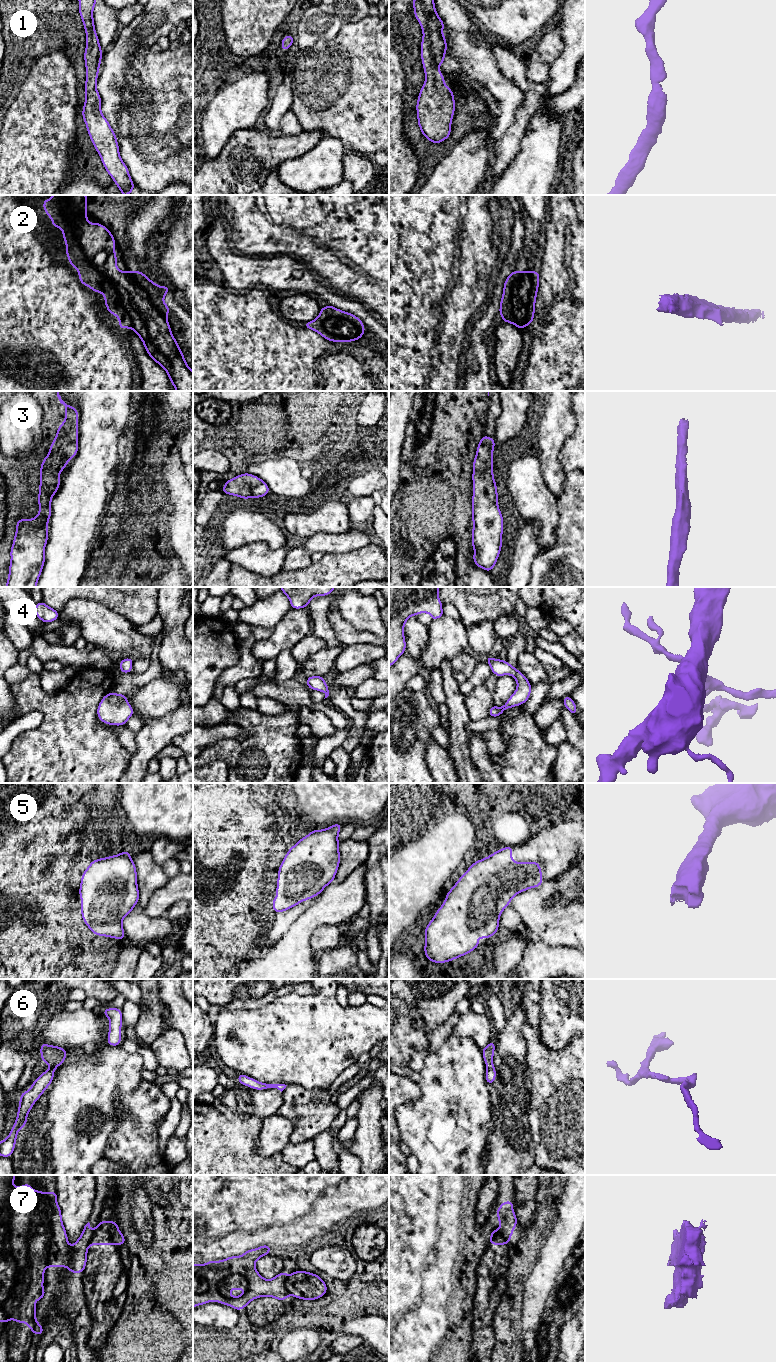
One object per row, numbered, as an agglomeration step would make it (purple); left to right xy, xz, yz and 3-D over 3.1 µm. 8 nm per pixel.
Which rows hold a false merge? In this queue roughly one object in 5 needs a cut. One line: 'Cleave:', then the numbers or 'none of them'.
Cleave: 7

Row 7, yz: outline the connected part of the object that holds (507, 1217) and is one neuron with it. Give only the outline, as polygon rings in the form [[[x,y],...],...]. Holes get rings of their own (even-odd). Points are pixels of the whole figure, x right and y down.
[[[504,1201],[497,1208],[496,1218],[500,1221],[500,1228],[489,1233],[491,1238],[497,1231],[500,1231],[507,1243],[511,1240],[512,1233],[518,1224],[515,1211],[512,1210],[514,1204],[514,1201]]]

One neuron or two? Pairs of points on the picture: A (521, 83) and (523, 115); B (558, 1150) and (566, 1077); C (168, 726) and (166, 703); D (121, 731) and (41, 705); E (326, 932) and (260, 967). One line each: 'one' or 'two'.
A: one
B: one
C: two
D: two
E: two

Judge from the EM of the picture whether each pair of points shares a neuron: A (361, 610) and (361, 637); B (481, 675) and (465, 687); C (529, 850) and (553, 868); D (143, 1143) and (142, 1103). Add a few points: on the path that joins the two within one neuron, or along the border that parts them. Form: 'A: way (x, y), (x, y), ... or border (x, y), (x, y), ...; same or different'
A: border (342, 616), (355, 629), (374, 633), (378, 637); different
B: way (477, 678), (469, 684); same
C: way (535, 853), (544, 857), (547, 862); same
D: way (142, 1133), (142, 1113); same

